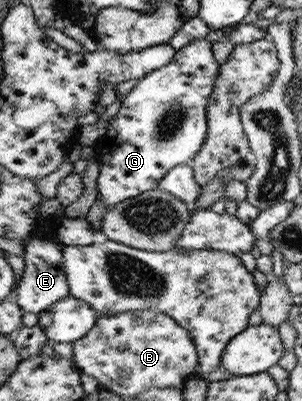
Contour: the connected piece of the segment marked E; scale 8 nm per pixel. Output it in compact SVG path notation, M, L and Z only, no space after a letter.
M32 239L25 247L25 272L17 288L17 302L25 312L41 313L49 310L54 303L71 296L70 283L65 270L65 252L59 242Z

